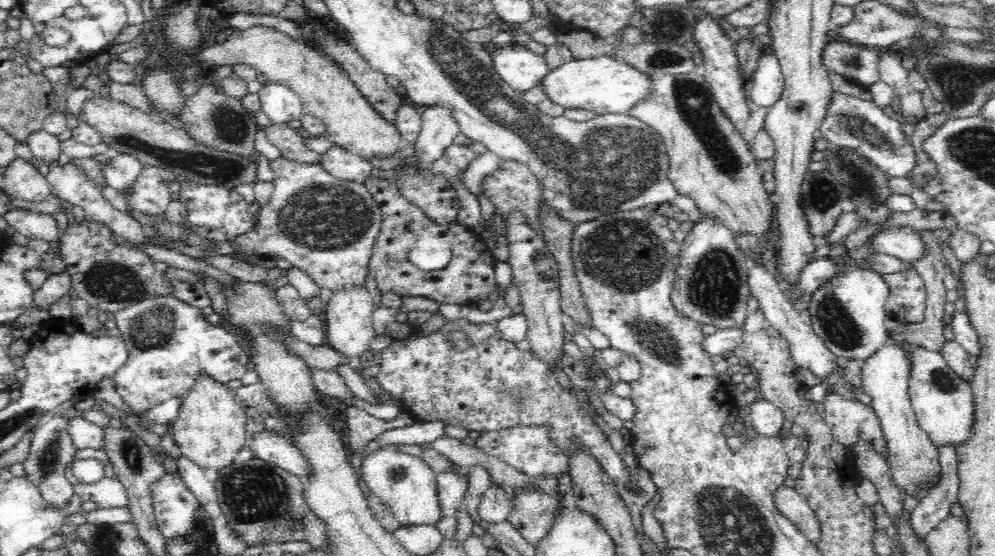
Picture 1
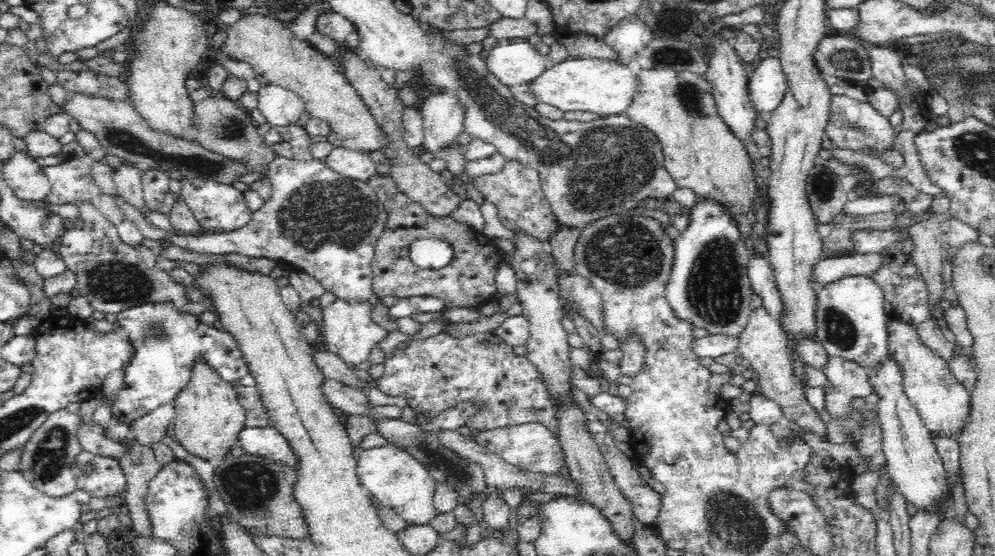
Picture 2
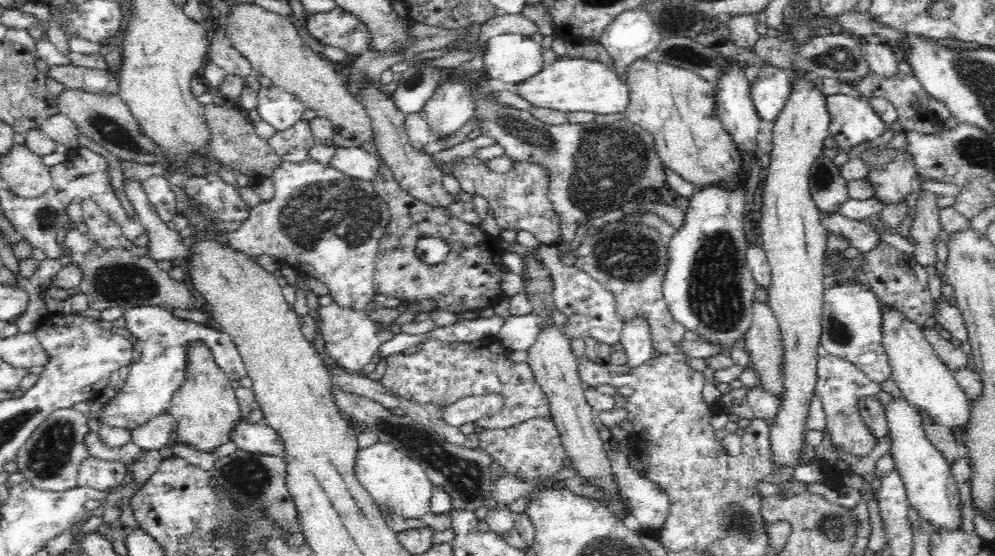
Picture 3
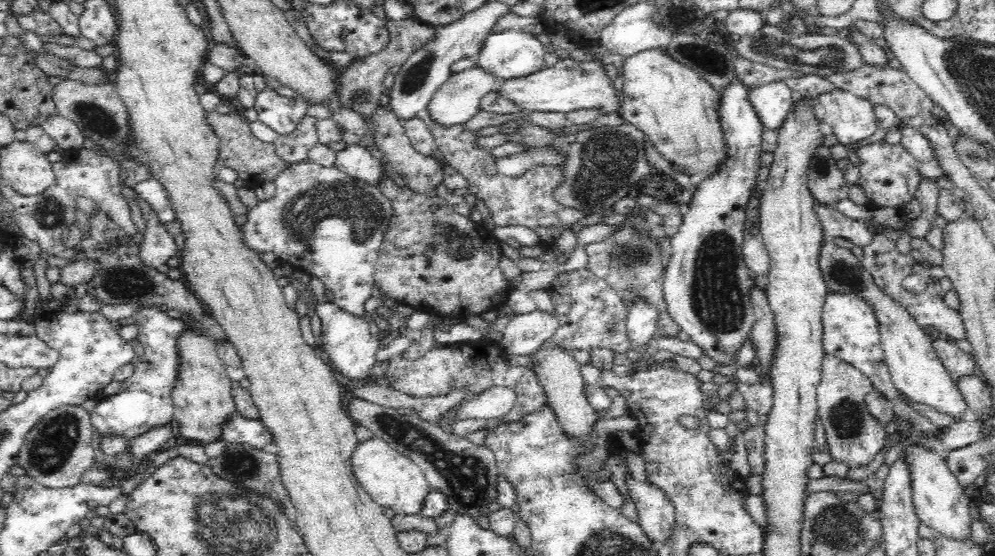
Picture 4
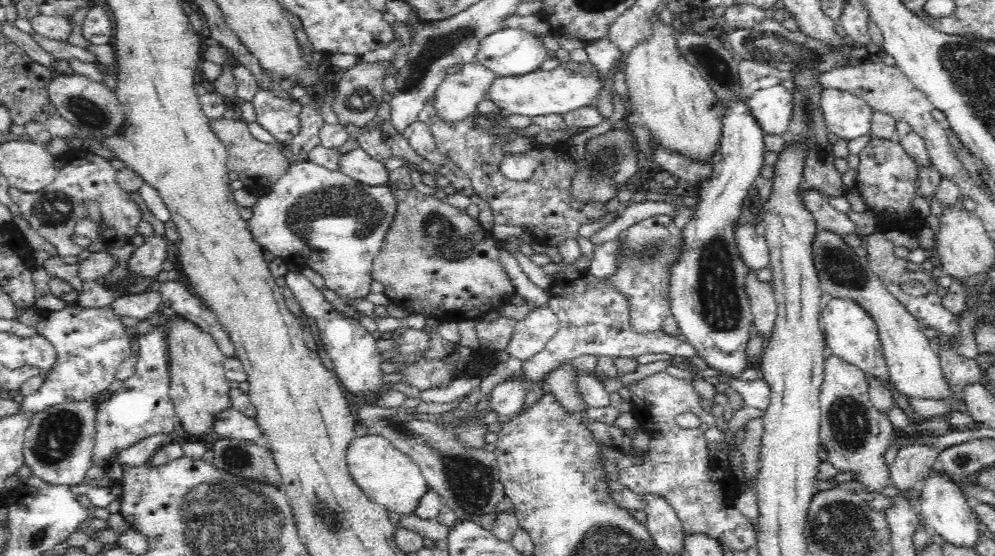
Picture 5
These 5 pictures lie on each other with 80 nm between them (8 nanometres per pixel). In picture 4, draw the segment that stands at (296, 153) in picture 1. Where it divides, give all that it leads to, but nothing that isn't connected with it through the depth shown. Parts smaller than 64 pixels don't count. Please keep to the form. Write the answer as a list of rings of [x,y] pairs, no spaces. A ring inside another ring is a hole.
[[[306,115],[296,128],[286,136],[278,135],[273,145],[276,154],[288,165],[308,160],[310,148],[319,142],[316,139],[316,118]]]

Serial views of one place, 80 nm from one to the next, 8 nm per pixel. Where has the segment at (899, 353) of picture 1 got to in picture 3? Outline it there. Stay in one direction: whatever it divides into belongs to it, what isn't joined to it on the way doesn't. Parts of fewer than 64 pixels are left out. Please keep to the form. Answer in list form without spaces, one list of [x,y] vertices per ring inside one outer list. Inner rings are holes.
[[[892,396],[890,402],[884,406],[884,411],[890,440],[888,454],[894,462],[893,470],[898,474],[906,491],[909,506],[936,528],[960,529],[962,517],[957,484],[946,459],[926,437],[923,416],[904,396]]]

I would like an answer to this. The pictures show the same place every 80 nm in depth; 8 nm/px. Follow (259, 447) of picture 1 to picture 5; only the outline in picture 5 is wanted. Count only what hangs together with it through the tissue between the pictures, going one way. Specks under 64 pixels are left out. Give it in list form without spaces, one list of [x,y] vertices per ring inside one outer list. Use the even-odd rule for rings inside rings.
[[[235,409],[221,414],[215,425],[215,431],[221,439],[248,441],[258,445],[265,442],[265,435],[258,421],[244,416]]]

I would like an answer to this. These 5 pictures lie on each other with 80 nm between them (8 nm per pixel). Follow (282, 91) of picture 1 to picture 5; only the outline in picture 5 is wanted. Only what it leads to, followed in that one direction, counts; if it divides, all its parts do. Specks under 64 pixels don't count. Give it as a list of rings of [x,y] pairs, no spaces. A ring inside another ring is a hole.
[[[262,89],[254,95],[252,103],[257,116],[256,121],[276,138],[276,144],[279,144],[280,141],[290,140],[298,134],[300,130],[300,114],[306,105],[306,100],[290,102],[282,100],[270,89]]]

